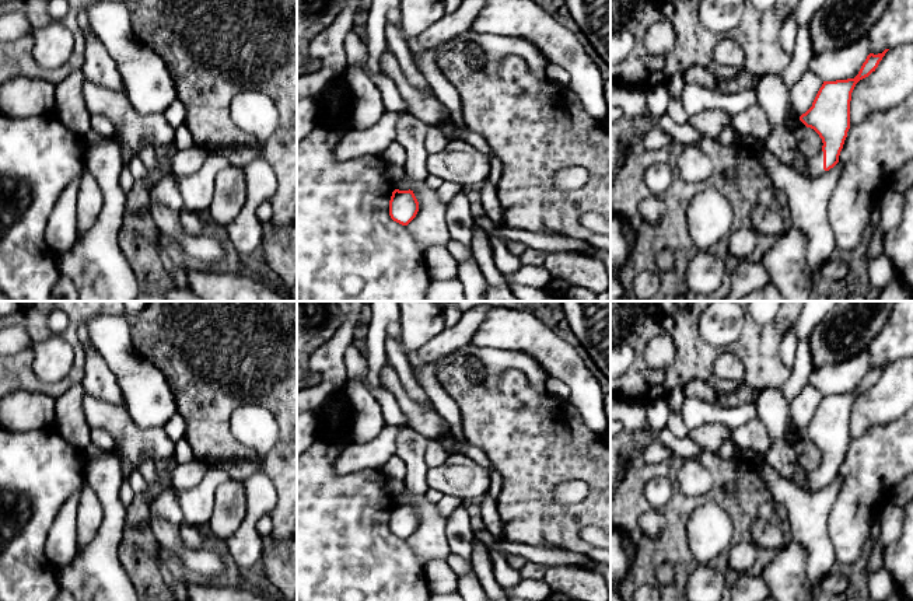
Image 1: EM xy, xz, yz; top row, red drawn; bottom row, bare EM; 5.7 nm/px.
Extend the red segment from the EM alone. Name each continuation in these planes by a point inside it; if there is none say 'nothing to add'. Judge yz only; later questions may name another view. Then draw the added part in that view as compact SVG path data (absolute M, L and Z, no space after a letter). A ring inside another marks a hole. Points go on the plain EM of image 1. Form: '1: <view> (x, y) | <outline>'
1: yz (793, 437) | M801 427L802 429L802 427ZM800 430L795 431L786 431L784 438L791 444L795 445L800 441L804 441L805 438L800 434Z
2: yz (814, 479) | M821 464L821 467L816 471L808 472L807 485L804 490L814 493L816 490L821 490L825 486L826 485L823 483L823 465Z

